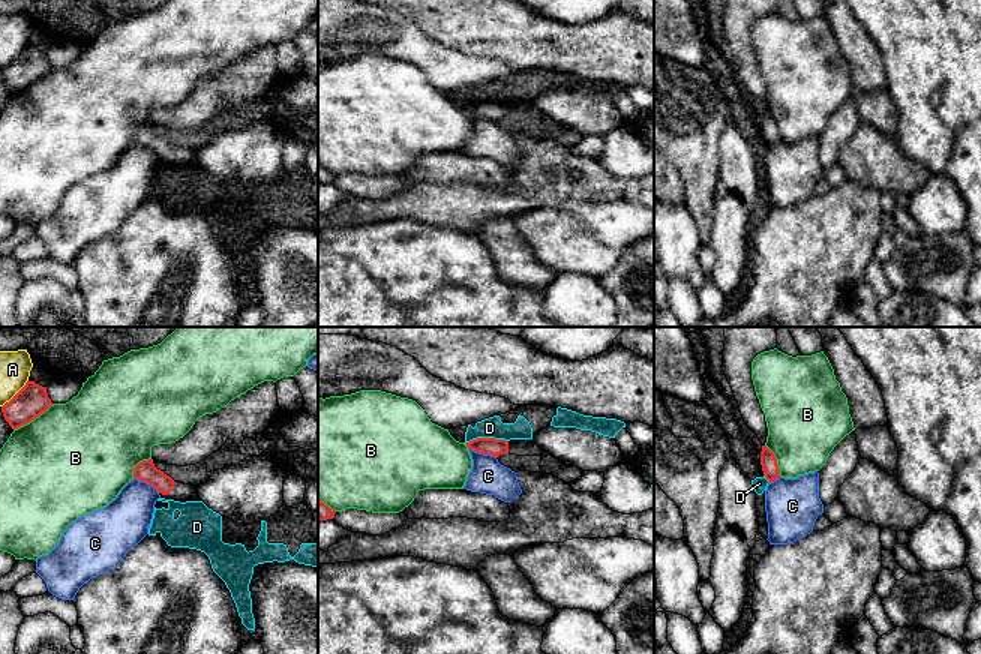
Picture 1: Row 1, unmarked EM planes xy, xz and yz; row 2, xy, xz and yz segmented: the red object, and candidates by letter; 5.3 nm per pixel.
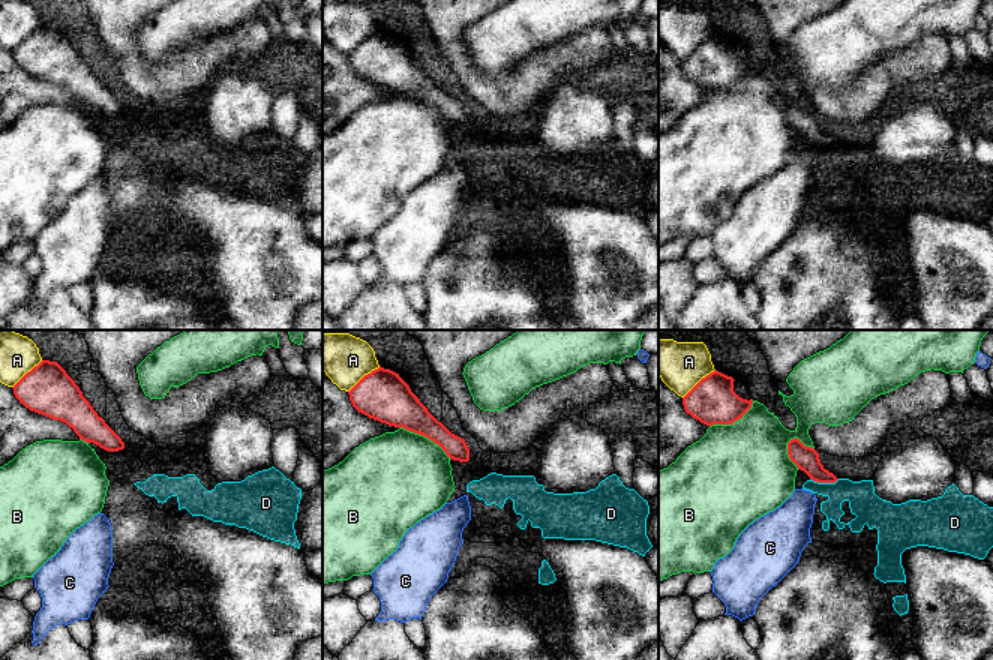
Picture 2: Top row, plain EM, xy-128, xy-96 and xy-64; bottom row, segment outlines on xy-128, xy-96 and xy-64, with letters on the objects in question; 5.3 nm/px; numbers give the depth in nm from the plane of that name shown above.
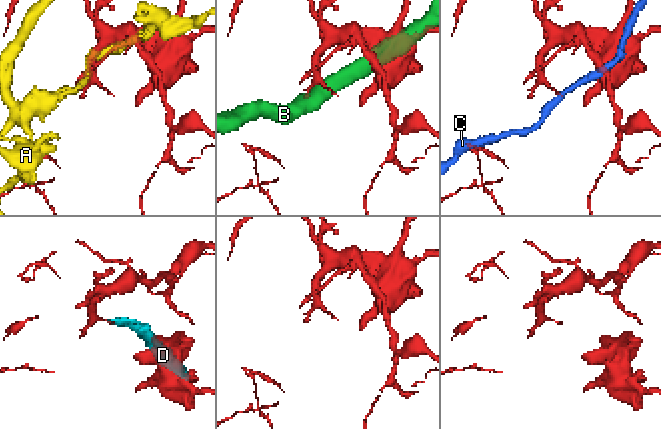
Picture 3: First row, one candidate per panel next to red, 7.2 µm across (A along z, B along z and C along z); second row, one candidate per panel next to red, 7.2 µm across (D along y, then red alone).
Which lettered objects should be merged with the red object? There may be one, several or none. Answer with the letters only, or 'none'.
none

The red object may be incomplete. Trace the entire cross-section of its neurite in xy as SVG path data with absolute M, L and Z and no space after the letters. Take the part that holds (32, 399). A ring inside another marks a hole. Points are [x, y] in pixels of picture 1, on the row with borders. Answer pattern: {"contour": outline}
{"contour": "M27 381L26 386L2 406L2 412L9 426L15 430L42 412L45 412L51 405L46 387L36 384L34 381Z"}

